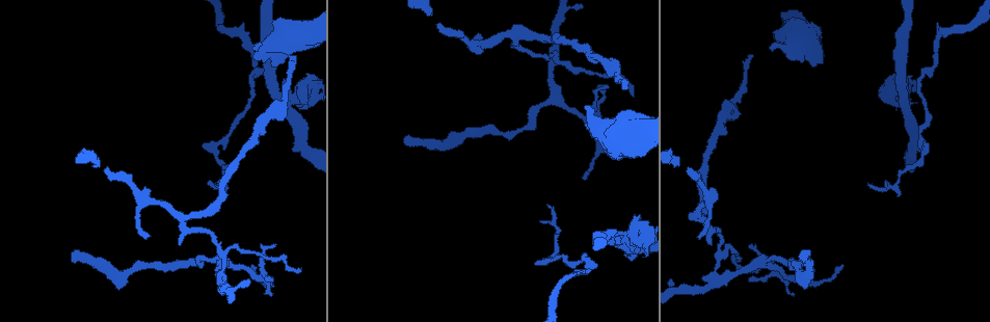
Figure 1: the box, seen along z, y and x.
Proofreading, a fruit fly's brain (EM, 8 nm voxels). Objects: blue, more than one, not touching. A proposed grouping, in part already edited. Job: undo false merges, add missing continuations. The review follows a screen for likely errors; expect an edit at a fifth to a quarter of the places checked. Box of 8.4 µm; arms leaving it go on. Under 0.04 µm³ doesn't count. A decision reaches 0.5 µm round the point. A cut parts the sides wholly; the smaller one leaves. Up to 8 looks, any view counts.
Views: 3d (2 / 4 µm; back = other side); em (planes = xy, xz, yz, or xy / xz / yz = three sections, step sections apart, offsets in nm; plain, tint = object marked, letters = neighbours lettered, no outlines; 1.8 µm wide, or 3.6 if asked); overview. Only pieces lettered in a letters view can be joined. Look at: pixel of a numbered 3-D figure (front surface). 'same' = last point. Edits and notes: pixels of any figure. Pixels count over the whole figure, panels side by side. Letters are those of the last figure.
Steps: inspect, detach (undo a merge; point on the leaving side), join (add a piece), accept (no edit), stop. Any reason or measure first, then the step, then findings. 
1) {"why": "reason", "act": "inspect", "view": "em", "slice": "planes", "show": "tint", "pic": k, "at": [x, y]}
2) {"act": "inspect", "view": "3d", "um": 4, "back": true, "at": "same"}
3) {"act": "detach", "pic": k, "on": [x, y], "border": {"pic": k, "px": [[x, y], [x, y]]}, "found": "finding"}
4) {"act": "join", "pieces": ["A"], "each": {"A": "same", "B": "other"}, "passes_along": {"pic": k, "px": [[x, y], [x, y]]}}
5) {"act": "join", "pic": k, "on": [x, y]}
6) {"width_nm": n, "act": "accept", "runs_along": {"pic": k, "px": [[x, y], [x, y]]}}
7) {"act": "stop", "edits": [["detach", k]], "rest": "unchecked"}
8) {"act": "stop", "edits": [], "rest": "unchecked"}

{"why": "thick end", "act": "inspect", "view": "em", "slice": "planes", "show": "letters", "pic": 1, "at": [771, 47]}

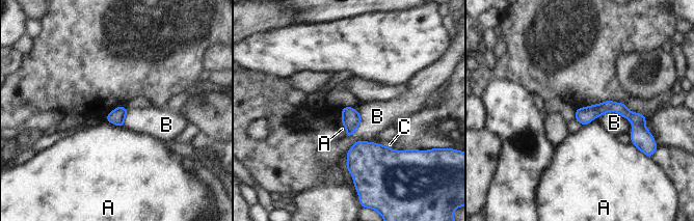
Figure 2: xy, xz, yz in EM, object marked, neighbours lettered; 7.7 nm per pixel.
{"longest_contact_nm": ["B", 300], "act": "accept", "each": {"A": "other", "B": "other", "C": "other"}, "found": "none of them fits"}

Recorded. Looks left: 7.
{"why": "branch point", "act": "inspect", "view": "em", "slice": "xz", "step": 16, "show": "tint", "pic": 1, "at": [516, 38]}

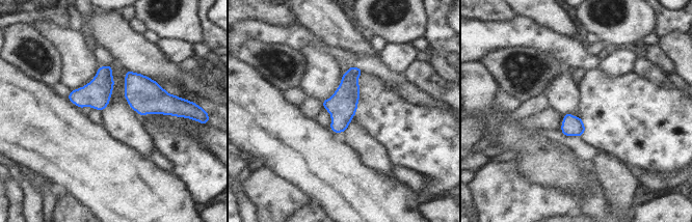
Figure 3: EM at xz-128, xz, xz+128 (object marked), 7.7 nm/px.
{"why": "another direction", "act": "inspect", "view": "em", "slice": "planes", "show": "letters", "at": "same"}

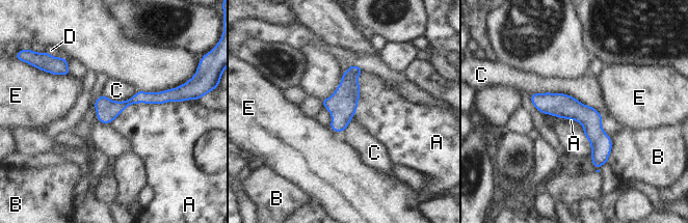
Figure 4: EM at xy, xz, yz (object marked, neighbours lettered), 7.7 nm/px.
{"longest_contact_nm": ["A", 600], "act": "accept", "each": {"A": "other", "B": "other", "C": "other", "D": "other", "E": "other"}, "runs_along": {"pic": 4, "px": [[535, 95], [592, 128], [597, 164]]}, "found": "all the same neuron"}

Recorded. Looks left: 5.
{"why": "free end", "act": "inspect", "view": "3d", "um": 2, "pic": 1, "at": [802, 259]}

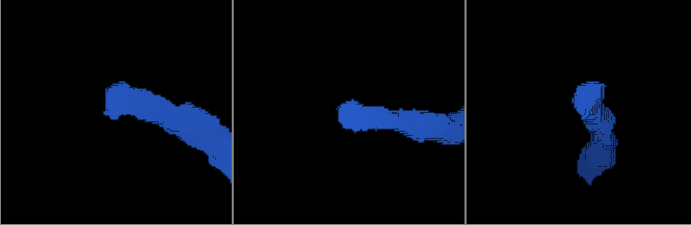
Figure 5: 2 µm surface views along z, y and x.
{"act": "inspect", "view": "em", "slice": "planes", "show": "letters", "pic": 5, "at": [342, 104]}

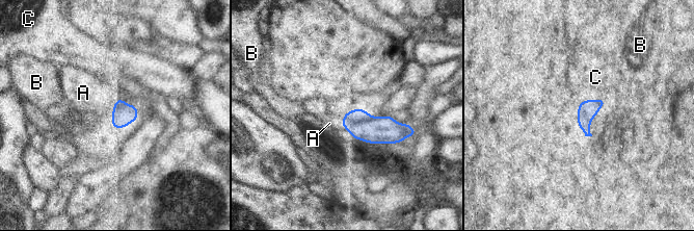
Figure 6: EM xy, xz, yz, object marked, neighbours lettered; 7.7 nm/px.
{"width_nm": 140, "act": "join", "pieces": ["A"], "each": {"A": "same", "B": "other", "C": "other"}, "passes_along": {"pic": 6, "px": [[361, 125], [343, 121], [329, 123]]}, "found": "the neuron continues"}

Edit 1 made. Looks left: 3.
{"act": "stop", "edits": [["join", 6]], "rest": "unchecked"}

